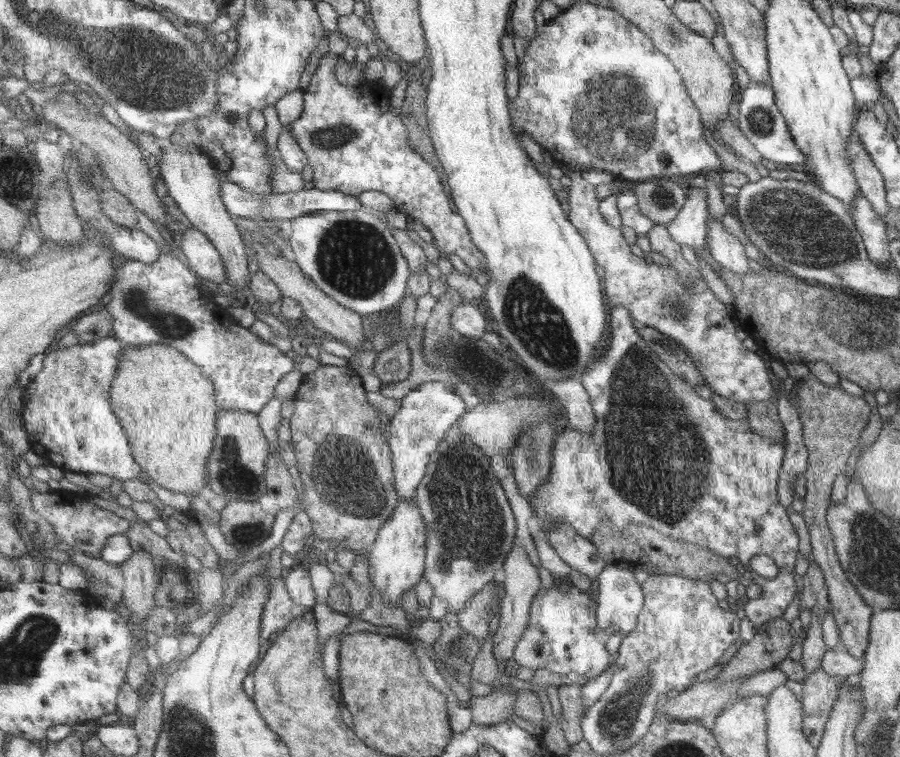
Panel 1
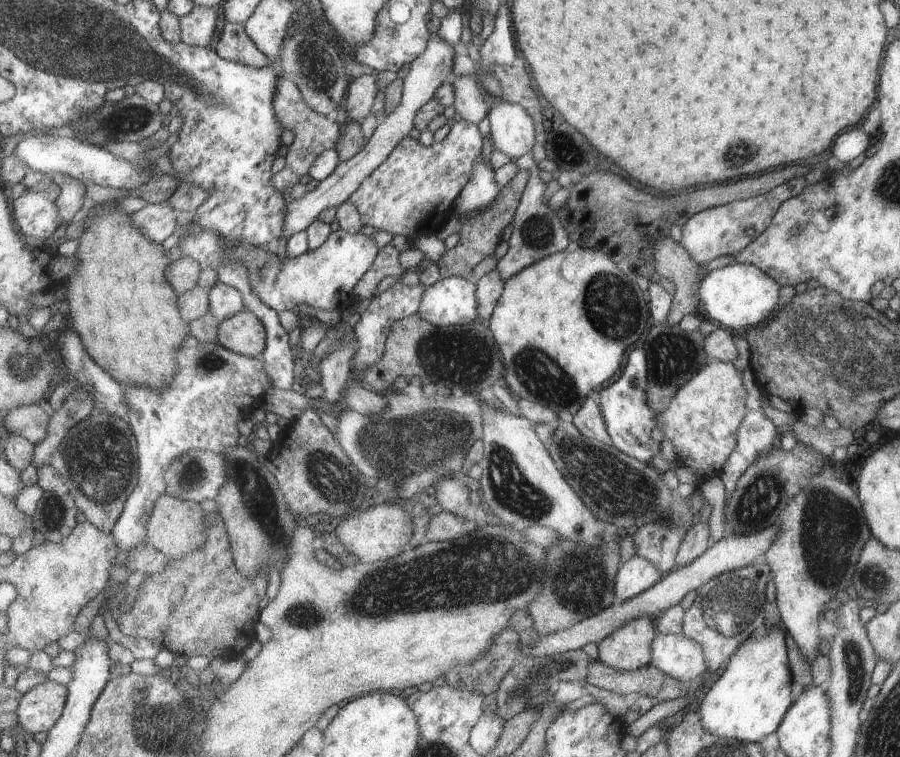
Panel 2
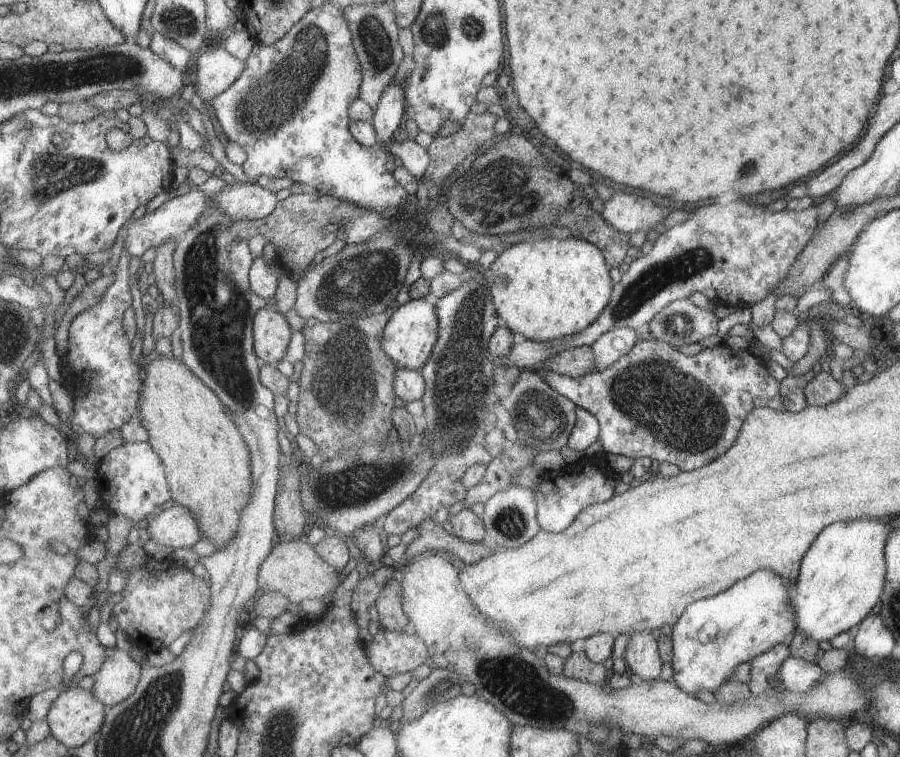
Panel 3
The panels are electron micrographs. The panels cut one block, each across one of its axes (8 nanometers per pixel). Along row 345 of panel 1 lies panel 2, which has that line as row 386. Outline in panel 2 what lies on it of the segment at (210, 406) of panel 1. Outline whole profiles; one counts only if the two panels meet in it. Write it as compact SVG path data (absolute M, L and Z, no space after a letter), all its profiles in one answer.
M121 200L115 202L85 202L83 210L89 210L89 216L83 220L83 234L75 252L77 274L71 276L63 288L67 290L67 302L71 308L73 332L77 332L87 346L87 352L121 384L133 386L151 386L151 388L167 388L175 372L177 352L183 346L189 326L185 324L183 312L179 310L179 292L167 280L167 270L171 260L161 244L151 240L137 224L131 214L121 208Z

